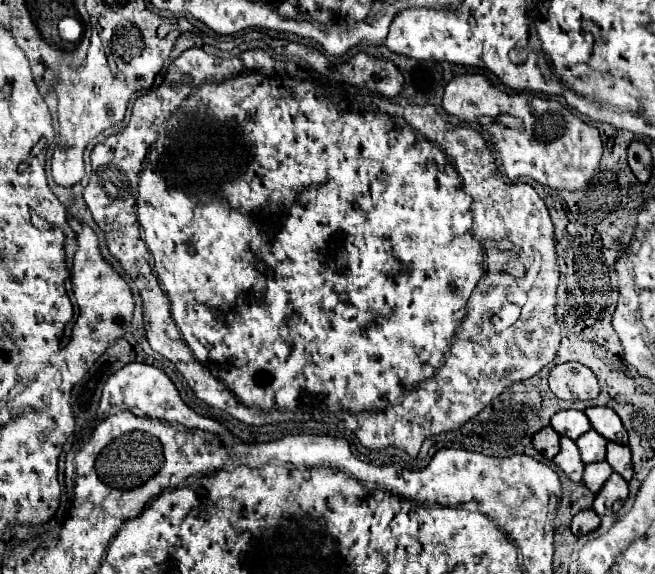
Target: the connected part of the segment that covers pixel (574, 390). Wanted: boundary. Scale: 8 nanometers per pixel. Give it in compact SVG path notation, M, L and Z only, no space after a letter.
M578 362L554 366L548 376L550 390L560 400L594 400L600 394L600 384L590 368Z

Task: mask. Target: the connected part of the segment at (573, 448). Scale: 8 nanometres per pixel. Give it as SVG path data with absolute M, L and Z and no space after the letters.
M566 436L560 440L560 452L554 458L554 464L560 470L564 470L564 474L572 482L582 482L582 478L584 478L584 462L580 458L580 452L578 452L578 446L576 446L574 440L570 440Z

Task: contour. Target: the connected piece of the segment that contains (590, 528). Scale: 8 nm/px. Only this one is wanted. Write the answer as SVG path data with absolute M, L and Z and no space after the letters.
M584 510L574 516L572 520L572 534L574 536L584 536L594 532L600 526L600 516L594 510Z

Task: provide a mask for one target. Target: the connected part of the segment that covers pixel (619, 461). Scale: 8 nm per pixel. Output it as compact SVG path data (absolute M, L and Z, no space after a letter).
M608 442L608 448L606 448L606 460L608 464L614 468L614 472L618 472L626 482L630 482L634 470L632 470L632 454L630 454L630 448L628 446L622 446L622 444L616 444L616 442Z

